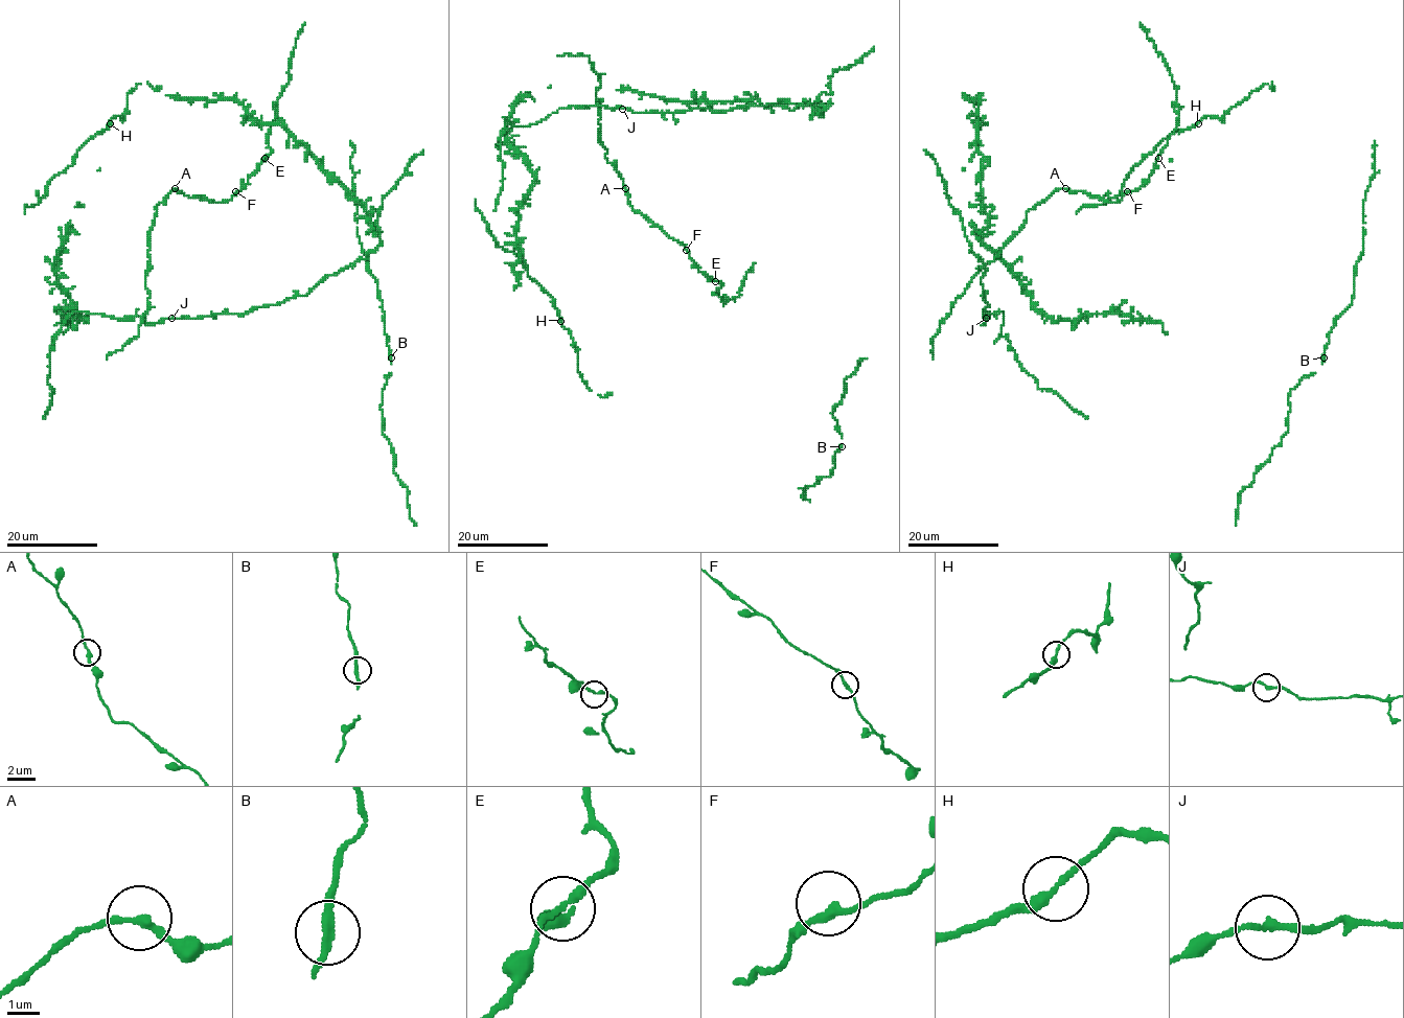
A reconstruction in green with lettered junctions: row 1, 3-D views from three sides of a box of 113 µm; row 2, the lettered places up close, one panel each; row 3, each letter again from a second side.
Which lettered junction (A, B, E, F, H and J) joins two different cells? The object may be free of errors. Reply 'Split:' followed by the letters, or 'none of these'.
Split: none of these

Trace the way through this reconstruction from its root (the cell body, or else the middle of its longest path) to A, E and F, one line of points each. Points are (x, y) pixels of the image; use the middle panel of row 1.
A: (600, 140), (606, 149), (605, 158), (622, 178), (625, 188)
E: (600, 140), (606, 149), (605, 158), (622, 178), (631, 209), (681, 243), (698, 272), (715, 281)
F: (600, 140), (606, 149), (605, 158), (622, 178), (631, 209), (644, 214), (686, 250)

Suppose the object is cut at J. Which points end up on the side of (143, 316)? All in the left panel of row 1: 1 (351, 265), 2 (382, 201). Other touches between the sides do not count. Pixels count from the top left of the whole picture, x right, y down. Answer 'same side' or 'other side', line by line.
1: other side
2: other side

